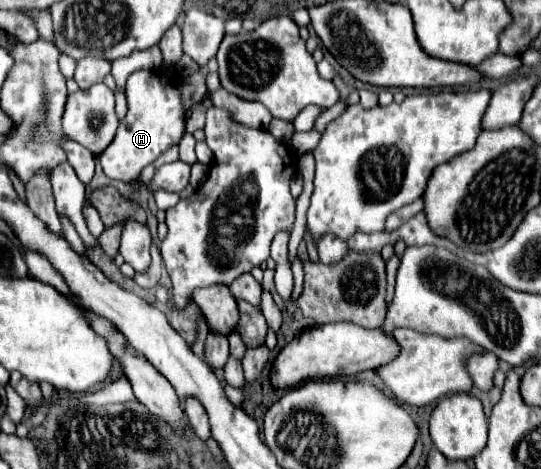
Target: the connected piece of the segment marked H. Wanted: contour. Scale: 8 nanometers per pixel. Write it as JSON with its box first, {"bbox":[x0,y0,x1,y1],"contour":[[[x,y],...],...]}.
{"bbox":[100,71,186,179],"contour":[[[134,71],[126,81],[128,113],[120,121],[114,141],[100,153],[100,165],[110,179],[138,179],[140,171],[158,159],[186,131],[180,91],[174,83],[160,83],[160,71]]]}

